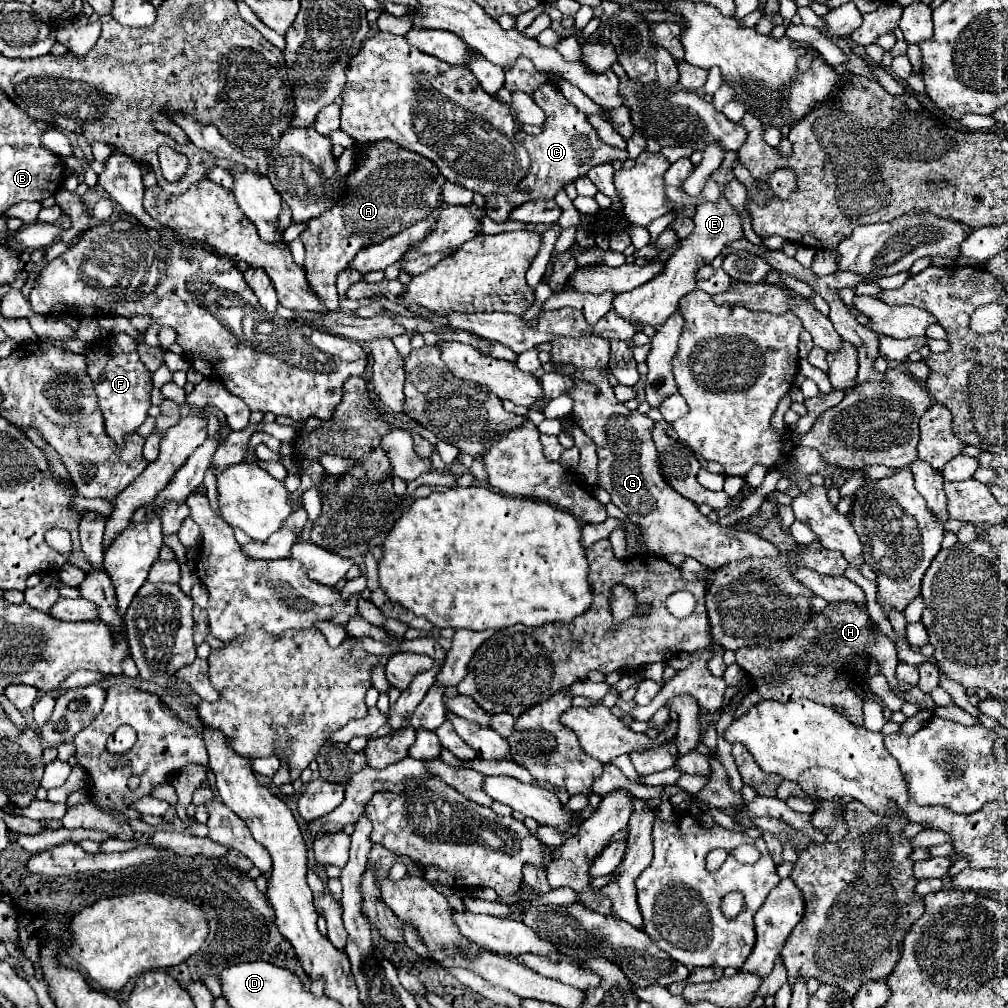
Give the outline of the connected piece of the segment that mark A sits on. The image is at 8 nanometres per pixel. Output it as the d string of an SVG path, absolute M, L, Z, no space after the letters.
M392 141L356 143L352 149L358 159L356 167L346 175L346 195L340 197L330 211L310 219L300 233L306 247L304 269L308 283L330 311L336 311L340 303L336 291L338 273L344 271L360 249L398 235L444 203L442 187L446 179L440 177L440 169L436 169L430 159L420 157L420 153L400 149L400 145L392 145Z

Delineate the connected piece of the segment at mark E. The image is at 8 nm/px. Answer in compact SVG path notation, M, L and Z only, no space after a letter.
M726 151L724 159L720 163L720 167L716 171L710 173L708 179L716 181L720 187L720 199L716 203L702 203L696 207L696 213L692 217L694 229L688 237L680 239L680 247L668 257L668 261L664 263L664 273L660 273L660 277L654 277L652 281L648 281L648 285L640 285L628 293L620 293L614 297L614 311L624 317L626 321L634 323L634 321L642 321L648 323L652 327L656 325L664 325L664 321L678 309L678 301L680 297L684 297L684 293L692 293L696 289L696 269L712 263L712 259L728 245L744 237L744 229L742 229L742 221L740 215L736 213L736 209L728 203L728 199L724 197L724 189L728 187L730 181L736 179L734 175L734 165L740 161L740 155L736 151Z

